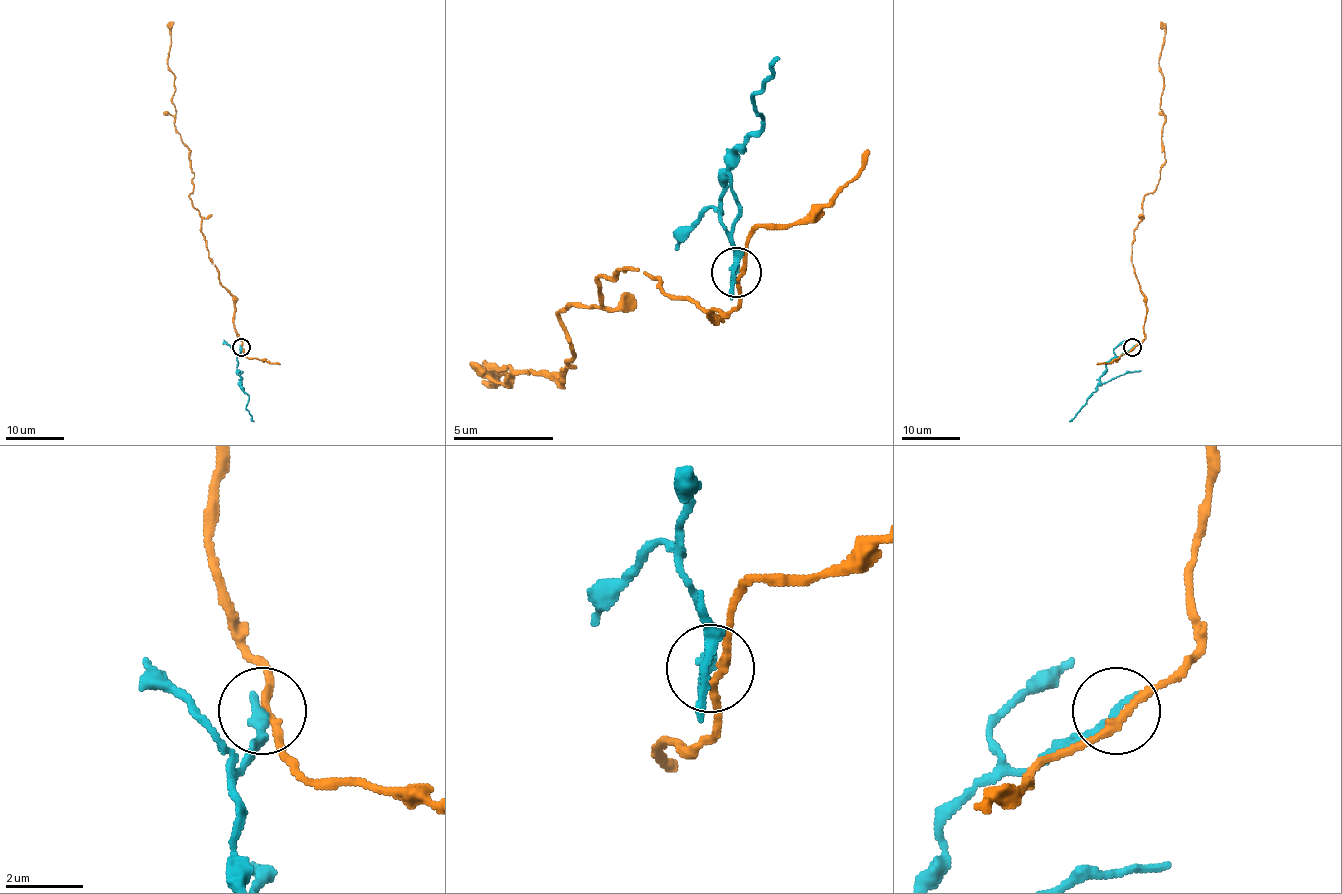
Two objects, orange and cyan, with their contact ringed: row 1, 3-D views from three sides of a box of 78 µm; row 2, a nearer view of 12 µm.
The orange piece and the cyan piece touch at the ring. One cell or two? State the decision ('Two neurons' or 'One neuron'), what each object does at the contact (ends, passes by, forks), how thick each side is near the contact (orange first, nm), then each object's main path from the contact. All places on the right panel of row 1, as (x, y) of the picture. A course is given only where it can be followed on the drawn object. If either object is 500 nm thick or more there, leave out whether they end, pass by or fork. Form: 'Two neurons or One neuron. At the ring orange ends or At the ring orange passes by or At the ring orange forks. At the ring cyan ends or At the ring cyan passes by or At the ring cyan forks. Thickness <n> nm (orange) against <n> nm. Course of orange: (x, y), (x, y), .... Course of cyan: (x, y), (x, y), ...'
Two neurons. At the ring orange passes by. At the ring cyan ends. Thickness 190 nm (orange) against 280 nm. Course of orange: (1132, 348), (1144, 338), (1147, 303), (1132, 263), (1133, 231), (1144, 197), (1155, 188), (1166, 160), (1160, 22). Course of cyan: (1132, 347), (1105, 365), (1097, 390), (1069, 420)

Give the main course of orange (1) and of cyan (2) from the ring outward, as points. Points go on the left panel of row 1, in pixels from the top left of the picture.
1: (241, 348), (233, 295), (219, 281), (200, 213), (190, 197), (194, 173), (174, 123), (168, 22)
2: (241, 347), (237, 356), (237, 372), (241, 390), (249, 397), (246, 409), (253, 420)

